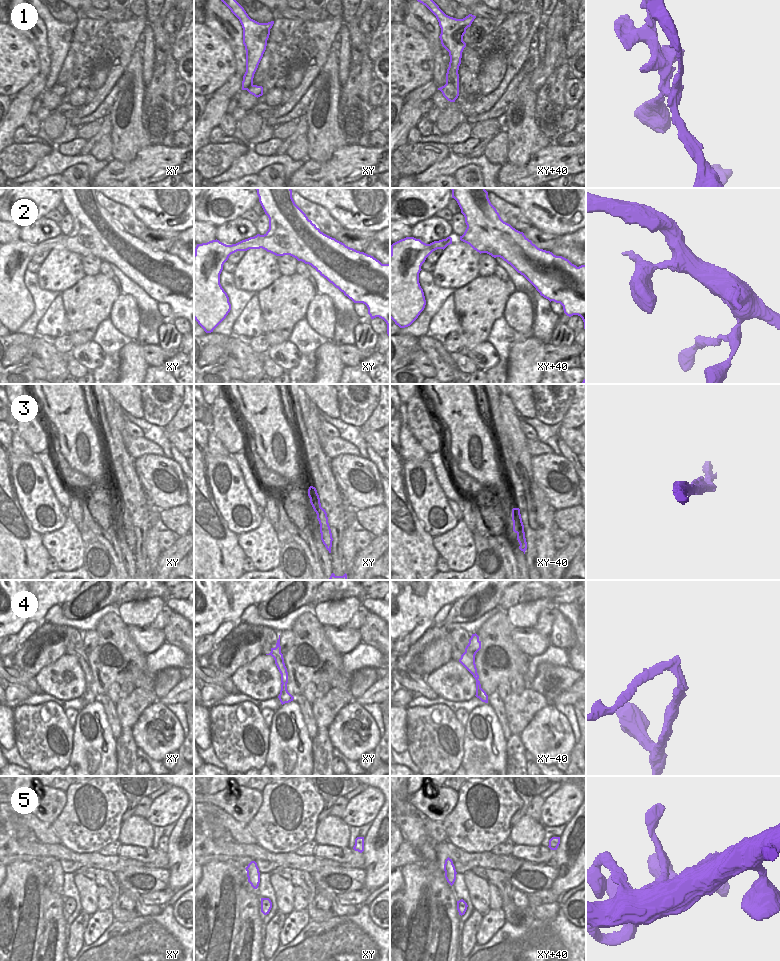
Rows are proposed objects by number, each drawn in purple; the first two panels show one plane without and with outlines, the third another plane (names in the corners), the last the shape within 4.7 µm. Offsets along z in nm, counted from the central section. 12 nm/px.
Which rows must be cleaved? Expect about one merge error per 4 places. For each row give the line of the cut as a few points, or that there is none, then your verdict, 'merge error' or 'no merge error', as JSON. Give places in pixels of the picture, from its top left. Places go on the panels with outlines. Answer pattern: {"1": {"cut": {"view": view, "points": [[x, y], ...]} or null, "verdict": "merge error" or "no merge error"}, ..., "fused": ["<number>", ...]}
{"1": {"cut": {"view": "xy+40", "points": [[446, 81], [449, 81], [454, 87], [454, 100]]}, "verdict": "merge error"}, "2": {"cut": null, "verdict": "no merge error"}, "3": {"cut": null, "verdict": "no merge error"}, "4": {"cut": {"view": "xy", "points": [[287, 679], [284, 685]]}, "verdict": "merge error"}, "5": {"cut": null, "verdict": "no merge error"}, "fused": ["1", "4"]}

